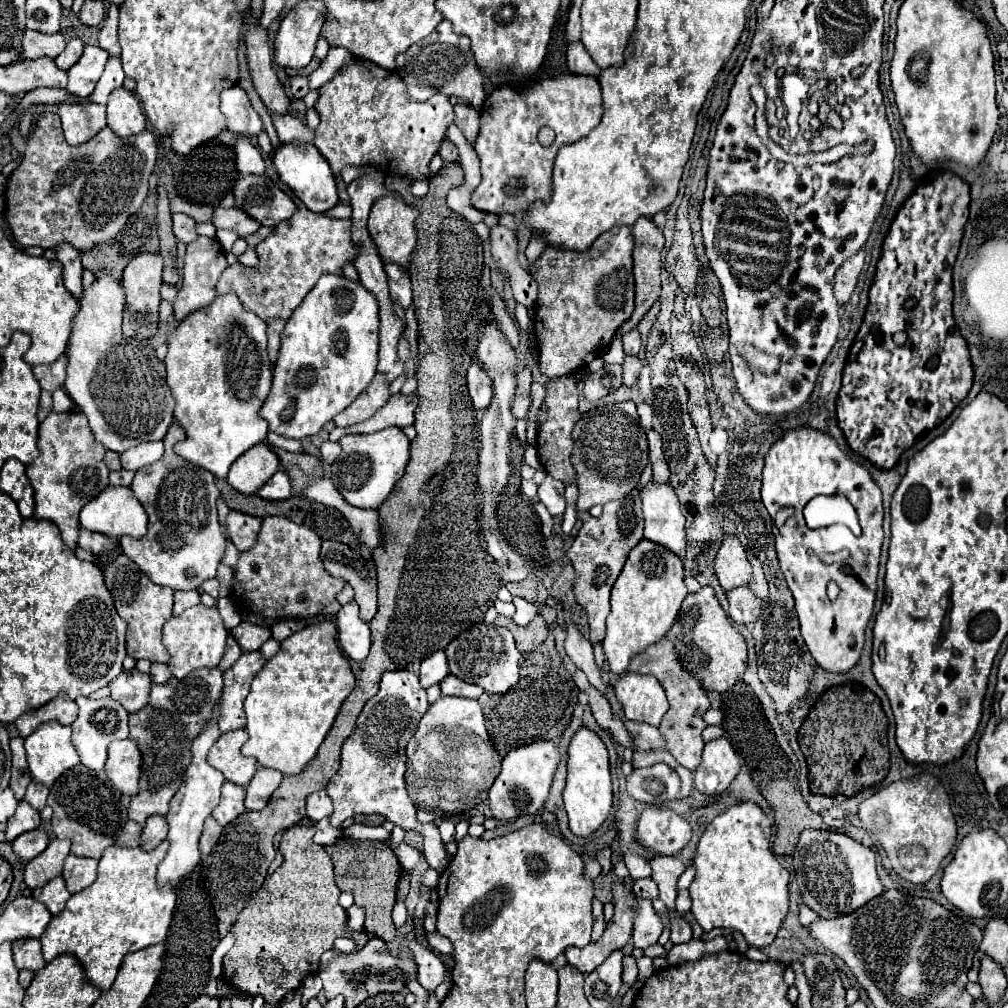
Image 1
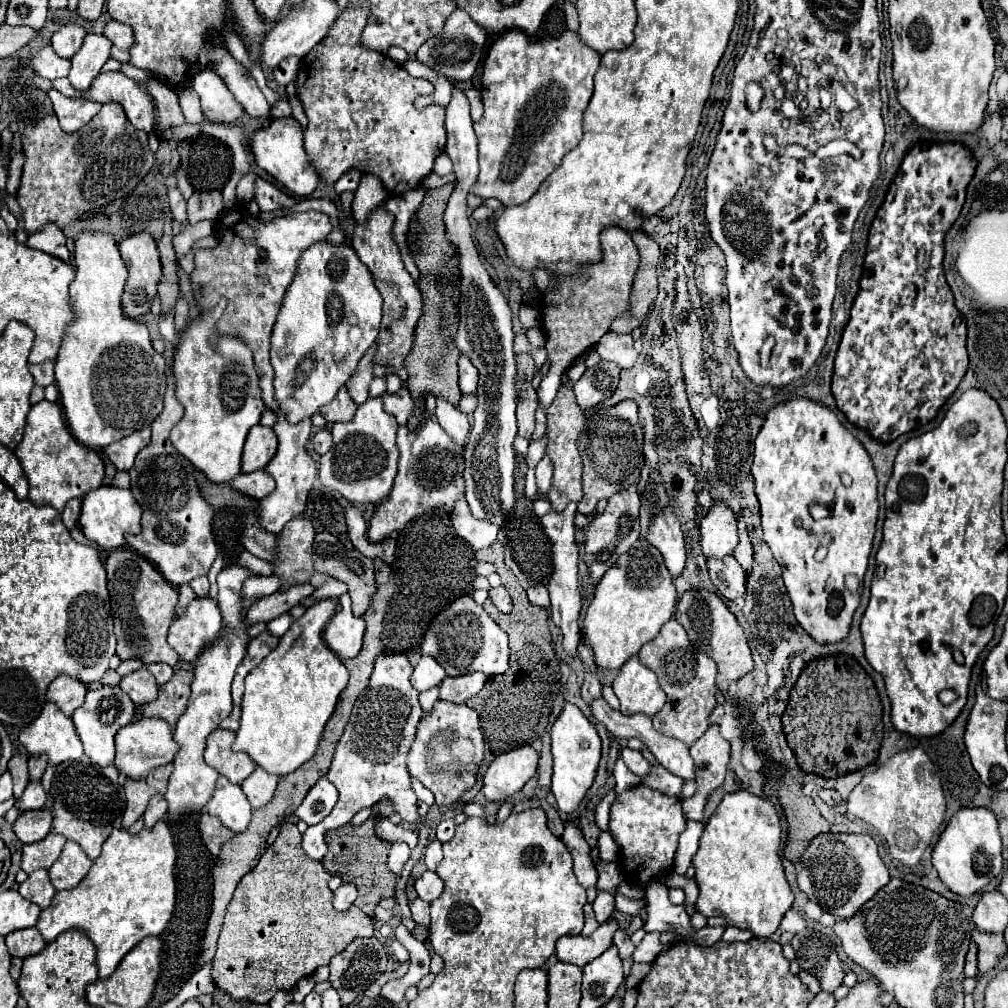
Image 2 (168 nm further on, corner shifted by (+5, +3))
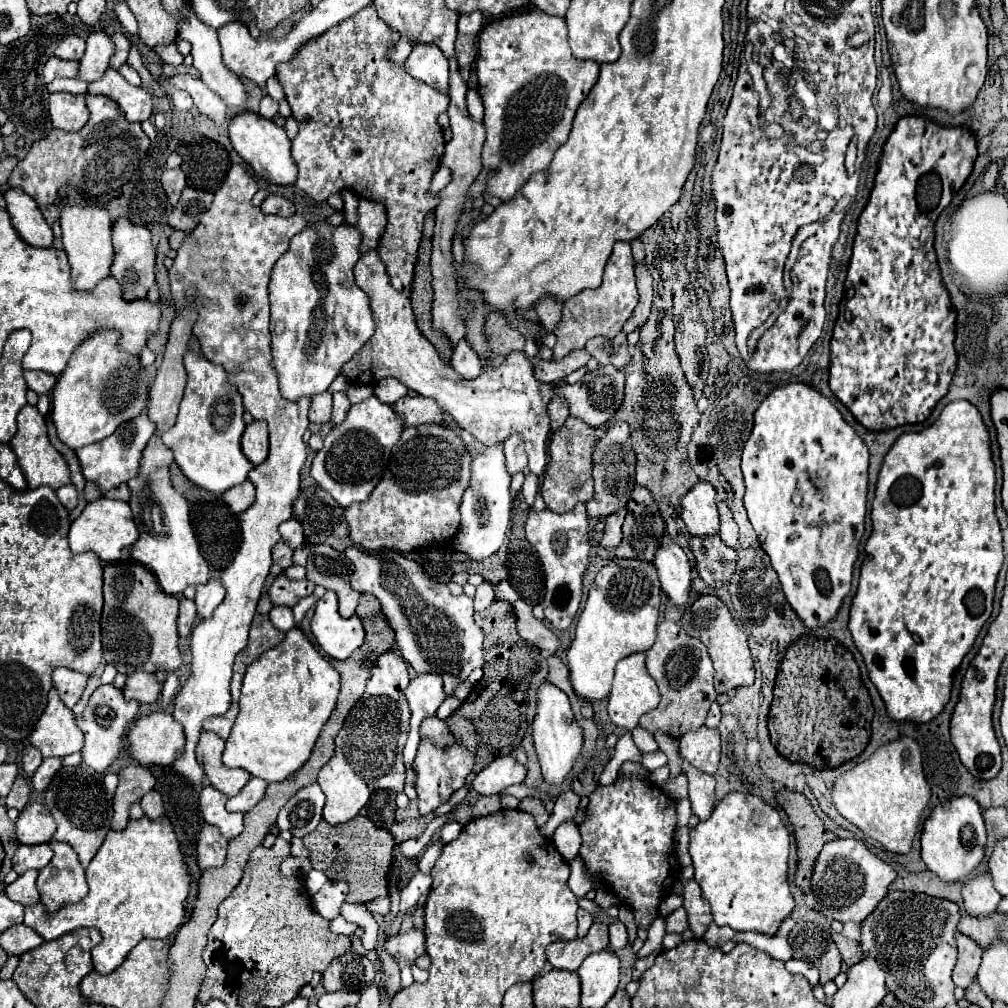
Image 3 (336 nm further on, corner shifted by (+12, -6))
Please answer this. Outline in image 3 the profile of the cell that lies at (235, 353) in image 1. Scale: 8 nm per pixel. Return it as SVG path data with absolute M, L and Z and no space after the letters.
M188 350L184 354L184 368L188 372L188 382L178 420L162 434L162 442L172 450L176 464L190 482L208 492L222 494L224 490L242 484L254 468L240 450L240 438L246 426L242 420L242 396L236 386L230 384L226 370L198 352Z

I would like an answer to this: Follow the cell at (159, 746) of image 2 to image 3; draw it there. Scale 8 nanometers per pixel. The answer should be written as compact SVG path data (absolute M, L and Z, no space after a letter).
M166 712L138 718L128 732L128 754L140 766L170 766L184 752L184 730Z

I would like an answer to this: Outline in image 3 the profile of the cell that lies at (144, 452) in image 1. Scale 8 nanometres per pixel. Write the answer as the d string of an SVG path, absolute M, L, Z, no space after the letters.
M144 412L144 414L140 414L140 418L134 418L132 422L128 422L128 426L120 426L120 430L116 430L116 434L104 438L104 442L96 442L96 444L86 446L84 450L76 452L84 478L96 482L100 486L100 490L106 492L110 488L116 488L118 484L124 484L128 478L136 476L144 446L152 438L154 430L156 430L154 422L150 422Z

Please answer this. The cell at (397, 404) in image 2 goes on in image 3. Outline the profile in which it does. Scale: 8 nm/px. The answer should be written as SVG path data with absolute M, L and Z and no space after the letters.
M404 396L392 408L402 418L404 428L442 422L442 410L436 406L436 402L432 402L432 398L424 398L424 396L410 398L410 396Z

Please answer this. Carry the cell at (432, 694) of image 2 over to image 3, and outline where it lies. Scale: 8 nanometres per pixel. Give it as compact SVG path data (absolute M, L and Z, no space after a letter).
M436 716L424 718L424 722L420 726L420 738L430 738L438 746L444 746L444 744L452 742L452 734L448 730L448 724L444 720L438 720Z

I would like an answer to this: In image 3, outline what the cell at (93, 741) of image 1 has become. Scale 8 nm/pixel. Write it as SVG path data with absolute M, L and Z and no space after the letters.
M112 684L100 686L92 696L82 712L82 716L76 718L76 726L84 734L84 748L82 748L82 762L96 772L104 772L124 750L124 738L128 734L130 724L134 722L138 714L138 702L126 702L122 696L122 690L114 688Z

